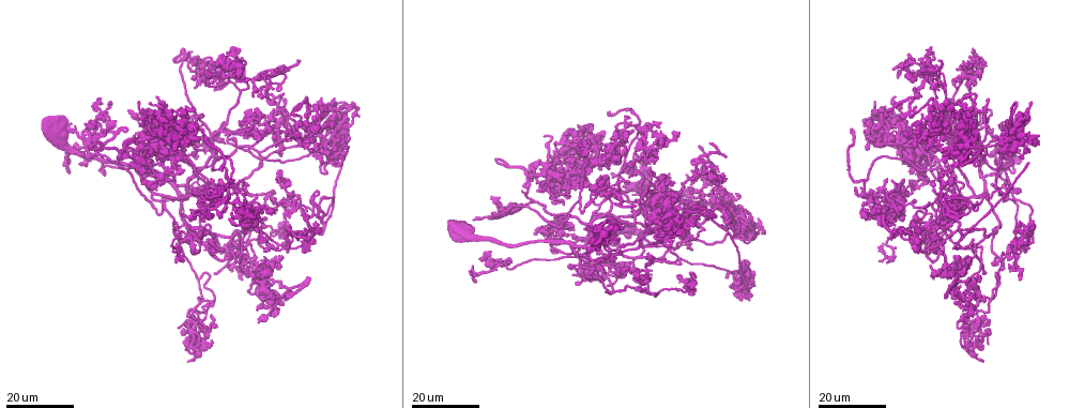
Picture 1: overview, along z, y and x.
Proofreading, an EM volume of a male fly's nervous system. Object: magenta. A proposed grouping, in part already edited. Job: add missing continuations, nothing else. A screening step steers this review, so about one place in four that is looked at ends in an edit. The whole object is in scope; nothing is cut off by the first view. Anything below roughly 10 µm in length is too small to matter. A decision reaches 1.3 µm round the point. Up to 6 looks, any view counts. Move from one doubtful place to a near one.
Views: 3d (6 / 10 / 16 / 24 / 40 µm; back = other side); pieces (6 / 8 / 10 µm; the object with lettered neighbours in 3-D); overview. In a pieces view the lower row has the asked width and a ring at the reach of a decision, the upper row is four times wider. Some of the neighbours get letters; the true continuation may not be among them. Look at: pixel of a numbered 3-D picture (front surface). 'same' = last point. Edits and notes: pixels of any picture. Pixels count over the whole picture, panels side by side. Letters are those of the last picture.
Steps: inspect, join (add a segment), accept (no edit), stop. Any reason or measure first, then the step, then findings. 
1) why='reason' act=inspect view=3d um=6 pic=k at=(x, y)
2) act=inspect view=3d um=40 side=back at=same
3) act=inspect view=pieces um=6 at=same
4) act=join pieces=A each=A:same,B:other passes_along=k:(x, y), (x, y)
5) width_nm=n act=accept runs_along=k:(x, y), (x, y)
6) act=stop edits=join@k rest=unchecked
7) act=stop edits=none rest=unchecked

why='an open end' act=inspect view=3d um=24 pic=1 at=(761, 232)

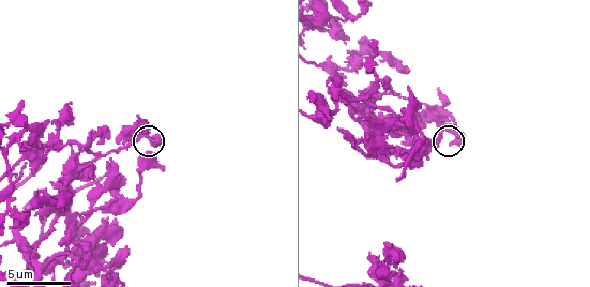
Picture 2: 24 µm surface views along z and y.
act=inspect view=pieces um=10 pic=2 at=(452, 145)

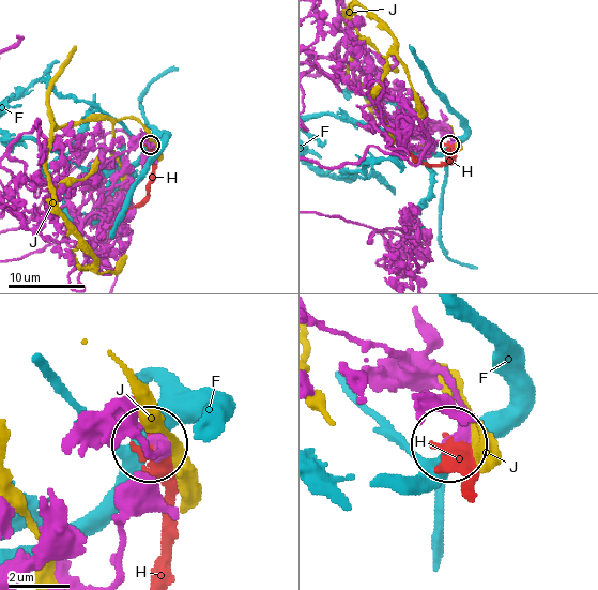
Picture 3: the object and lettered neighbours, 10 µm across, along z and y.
act=accept each=F:other,H:other,J:other runs_along=3:(118, 440), (154, 453), (164, 448), (151, 442) found='none of them fits'

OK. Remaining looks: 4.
why='free end' act=inspect view=3d um=16 pic=1 at=(327, 148)

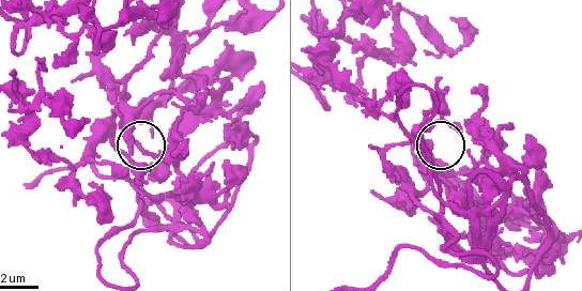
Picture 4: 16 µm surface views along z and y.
act=inspect view=pieces um=8 pic=4 at=(431, 141)

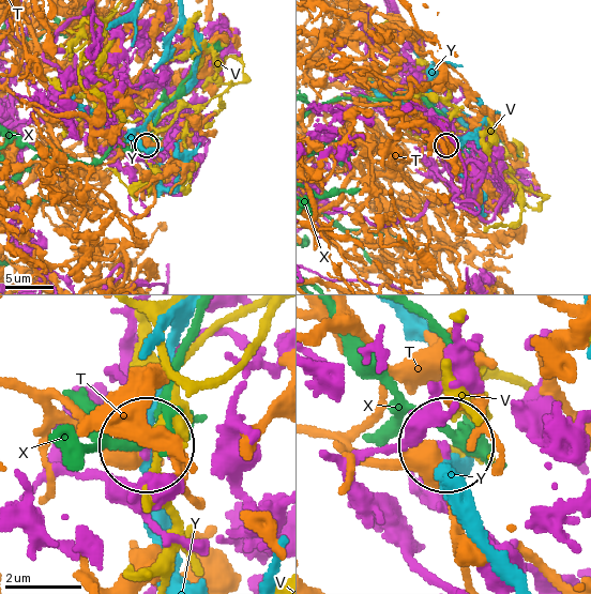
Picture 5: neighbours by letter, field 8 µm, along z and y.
act=accept each=T:other,V:other,X:other,Y:other found='no lettered segment goes on from it'

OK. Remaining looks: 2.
why='branch stops here' act=inspect view=3d um=16 pic=1 at=(919, 140)

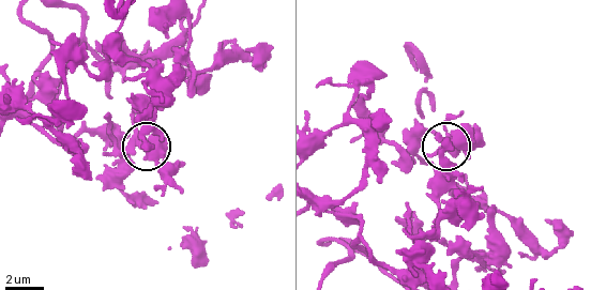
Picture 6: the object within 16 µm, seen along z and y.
act=inspect view=pieces um=6 pic=6 at=(449, 141)

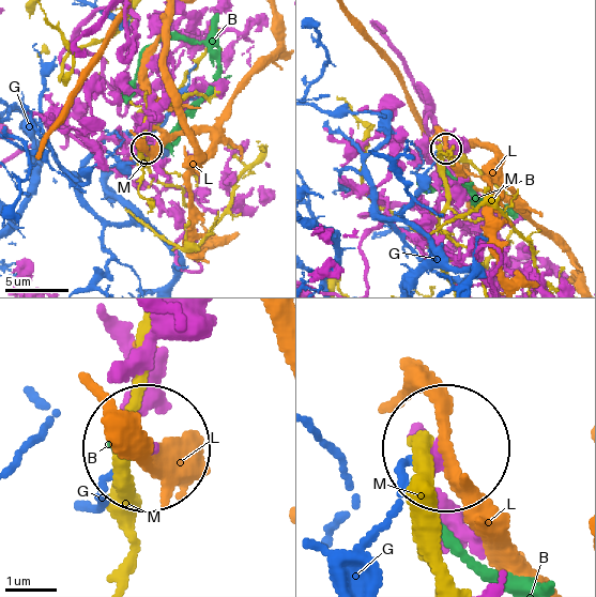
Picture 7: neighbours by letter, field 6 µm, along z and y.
act=accept each=B:other,G:other,L:other,M:other found='none of them fits'

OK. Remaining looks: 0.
act=stop edits=none rest=unchecked

